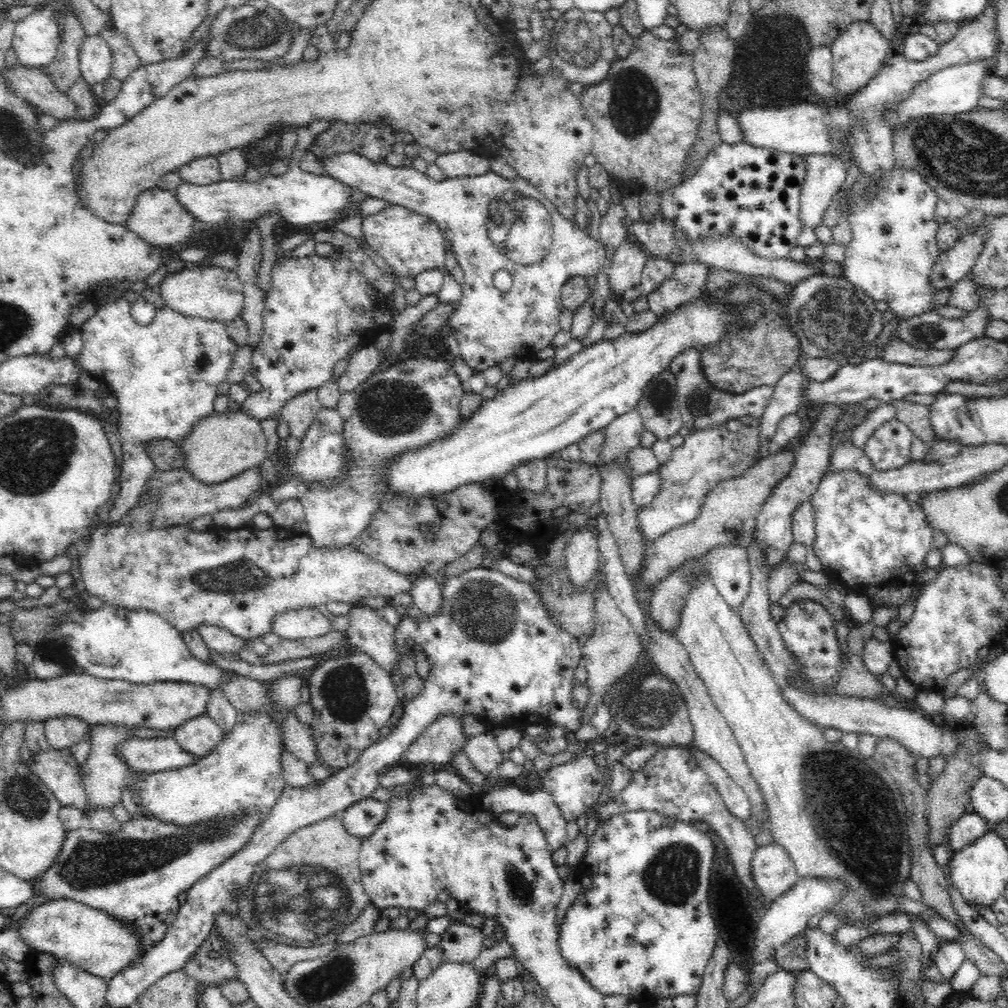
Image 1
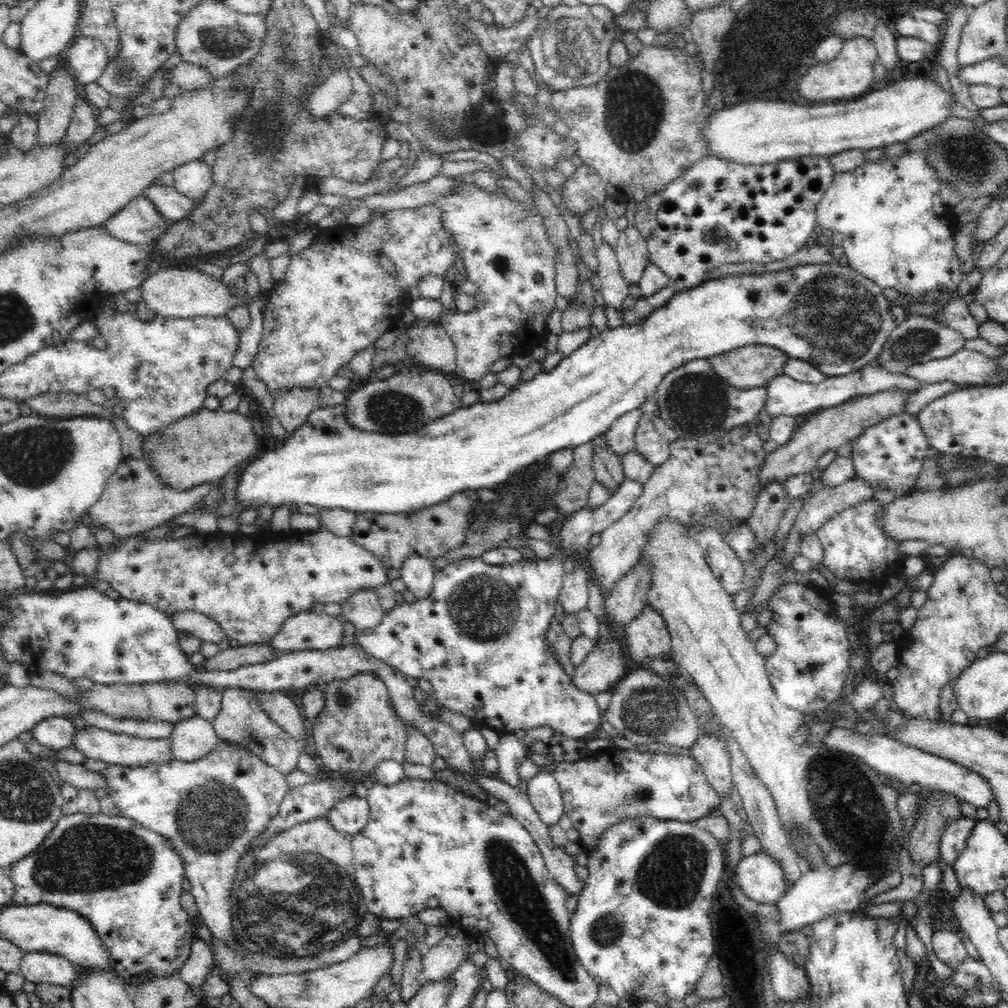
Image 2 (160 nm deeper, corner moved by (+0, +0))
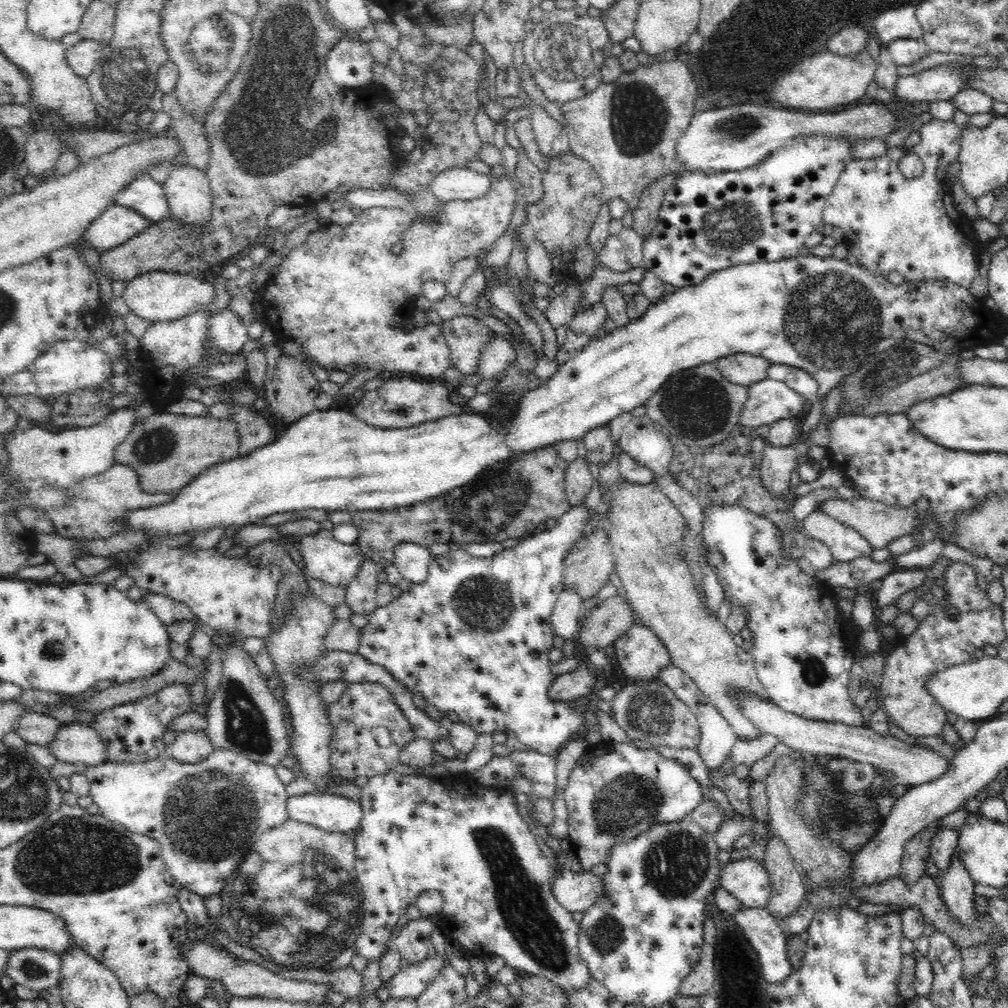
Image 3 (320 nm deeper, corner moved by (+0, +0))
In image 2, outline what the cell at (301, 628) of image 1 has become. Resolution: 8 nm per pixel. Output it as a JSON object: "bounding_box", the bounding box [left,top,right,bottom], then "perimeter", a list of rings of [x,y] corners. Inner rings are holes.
{"bounding_box":[271,611,345,652],"perimeter":[[[305,611],[289,617],[282,629],[271,639],[280,652],[325,650],[341,647],[345,627],[341,620],[323,613]]]}

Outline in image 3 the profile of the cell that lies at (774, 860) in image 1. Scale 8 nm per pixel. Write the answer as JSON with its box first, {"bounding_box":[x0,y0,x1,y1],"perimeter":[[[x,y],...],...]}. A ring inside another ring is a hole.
{"bounding_box":[719,857,770,908],"perimeter":[[[751,857],[730,860],[723,865],[719,888],[730,892],[748,908],[765,907],[770,898],[770,878],[766,869]]]}

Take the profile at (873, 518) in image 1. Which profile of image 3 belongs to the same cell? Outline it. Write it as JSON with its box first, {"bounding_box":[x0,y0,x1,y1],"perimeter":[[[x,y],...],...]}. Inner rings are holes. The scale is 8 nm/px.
{"bounding_box":[803,511,873,562],"perimeter":[[[813,511],[803,520],[809,538],[822,541],[832,553],[833,562],[870,557],[873,546],[853,528],[834,520],[822,511]]]}

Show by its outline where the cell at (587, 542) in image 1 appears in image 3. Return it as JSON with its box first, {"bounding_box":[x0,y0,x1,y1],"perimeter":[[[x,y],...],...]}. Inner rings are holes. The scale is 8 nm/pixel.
{"bounding_box":[552,590,584,641],"perimeter":[[[562,590],[552,612],[553,635],[568,641],[576,638],[582,626],[582,608],[584,599],[575,590]]]}

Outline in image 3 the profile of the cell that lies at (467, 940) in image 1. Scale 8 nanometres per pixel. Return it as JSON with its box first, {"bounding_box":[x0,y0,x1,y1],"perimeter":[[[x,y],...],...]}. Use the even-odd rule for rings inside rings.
{"bounding_box":[382,953,443,998],"perimeter":[[[435,953],[435,956],[424,958],[424,960],[401,968],[382,986],[386,987],[392,998],[416,998],[439,975],[443,964],[442,957]]]}

